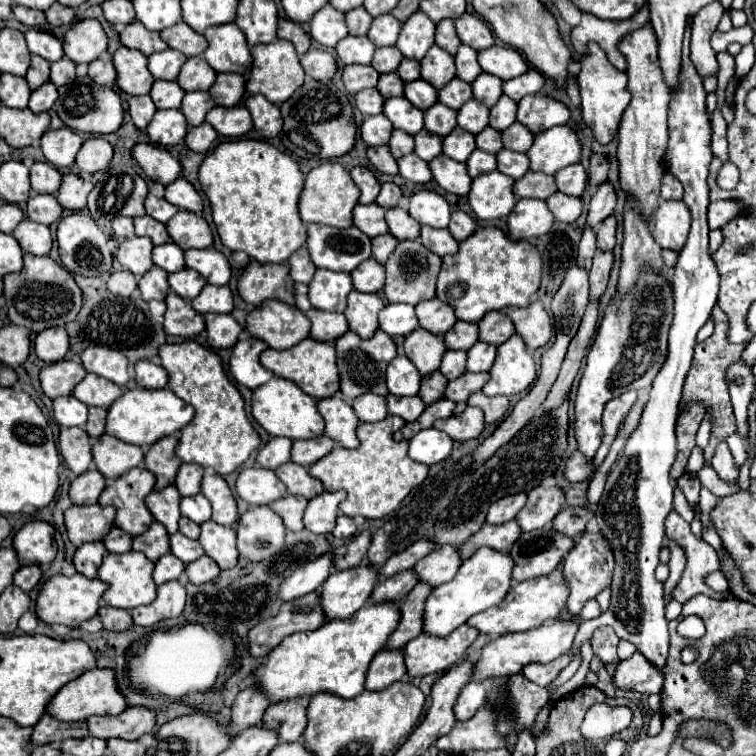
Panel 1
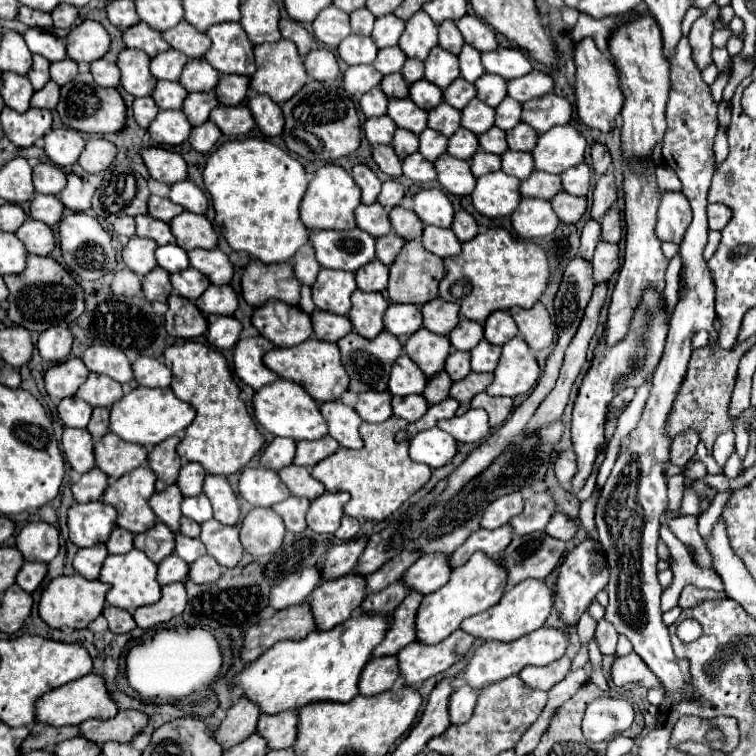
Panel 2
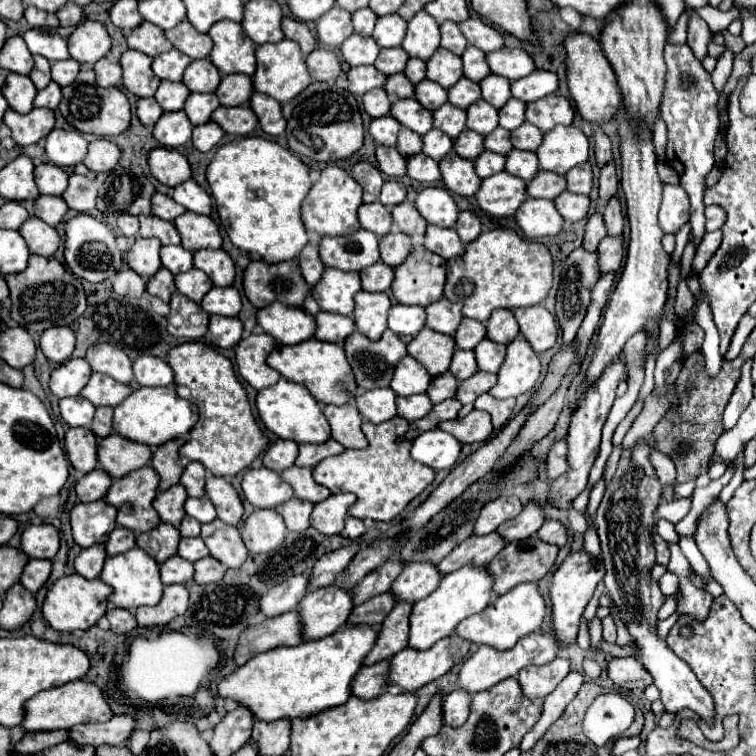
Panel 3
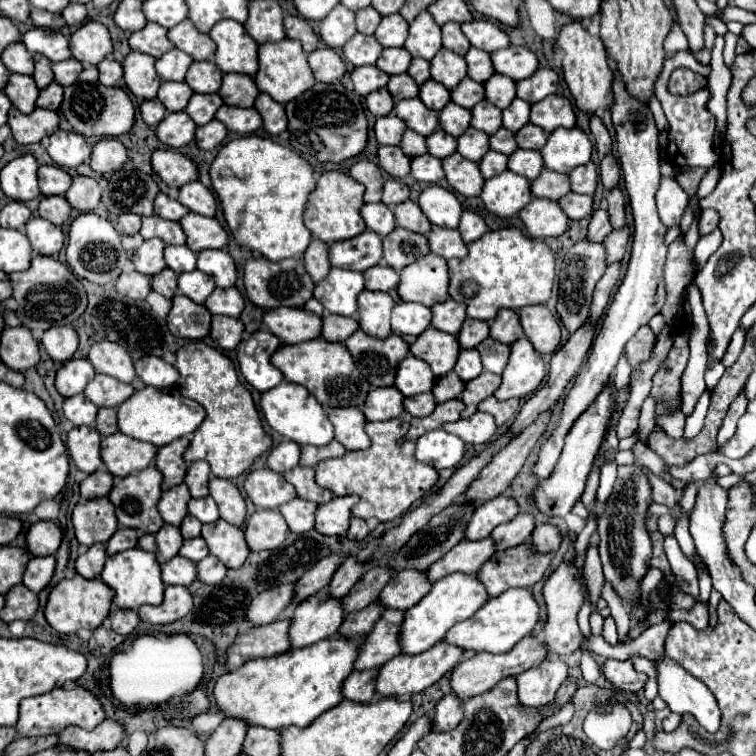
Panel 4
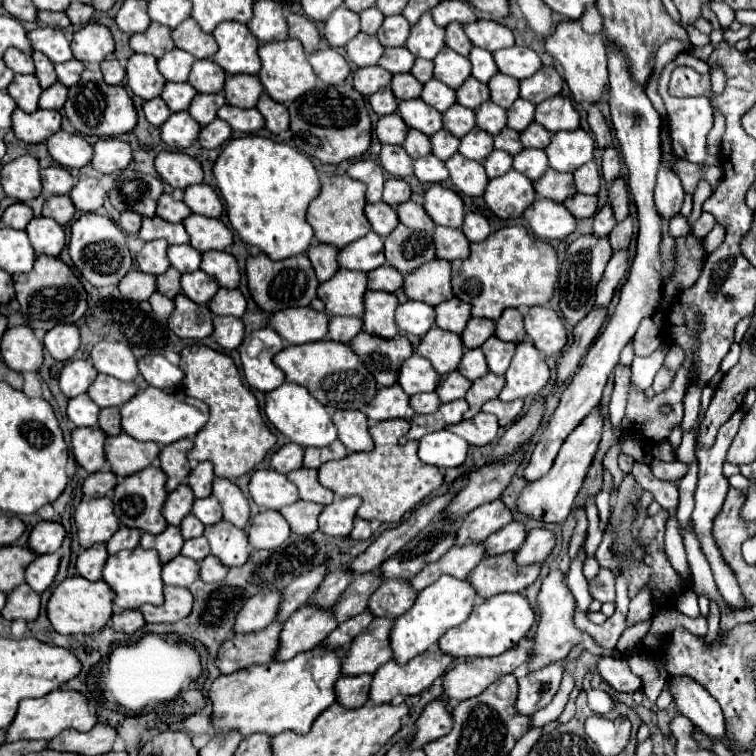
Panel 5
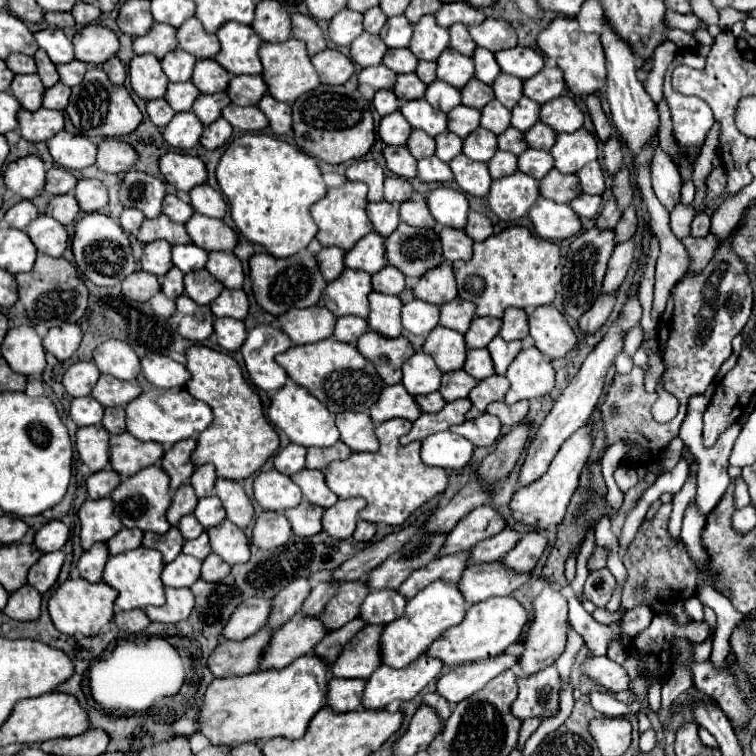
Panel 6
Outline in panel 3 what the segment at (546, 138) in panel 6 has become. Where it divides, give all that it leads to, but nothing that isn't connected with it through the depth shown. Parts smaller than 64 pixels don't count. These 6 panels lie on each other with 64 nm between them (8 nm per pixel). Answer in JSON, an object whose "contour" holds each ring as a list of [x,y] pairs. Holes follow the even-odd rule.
{"contour":[[[524,122],[520,128],[516,128],[510,134],[510,140],[512,140],[512,146],[518,150],[536,150],[540,146],[542,136],[544,134],[536,126],[532,126],[530,122]]]}

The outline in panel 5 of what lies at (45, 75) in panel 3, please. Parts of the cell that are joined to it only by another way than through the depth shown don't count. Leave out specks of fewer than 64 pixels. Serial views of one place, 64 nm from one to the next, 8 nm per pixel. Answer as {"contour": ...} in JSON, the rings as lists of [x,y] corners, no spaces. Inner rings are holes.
{"contour":[[[32,52],[34,64],[36,64],[36,78],[40,80],[40,88],[48,88],[52,82],[56,82],[54,64],[40,52]]]}

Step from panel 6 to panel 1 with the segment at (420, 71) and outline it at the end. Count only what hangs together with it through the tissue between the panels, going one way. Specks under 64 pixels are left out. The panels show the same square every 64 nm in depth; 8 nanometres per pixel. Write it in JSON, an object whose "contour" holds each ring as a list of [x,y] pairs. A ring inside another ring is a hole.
{"contour":[[[404,58],[404,60],[400,62],[400,68],[396,70],[396,74],[398,74],[400,80],[404,80],[404,82],[418,80],[418,78],[420,78],[420,62],[418,62],[418,60],[408,60],[408,58]]]}

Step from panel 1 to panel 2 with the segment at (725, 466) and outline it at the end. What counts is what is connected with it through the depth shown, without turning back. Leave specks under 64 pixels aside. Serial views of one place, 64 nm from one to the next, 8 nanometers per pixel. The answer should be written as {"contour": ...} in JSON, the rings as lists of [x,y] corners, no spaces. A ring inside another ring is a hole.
{"contour":[[[726,432],[726,434],[720,434],[716,438],[716,444],[714,444],[714,452],[712,452],[712,458],[720,464],[720,468],[726,466],[730,454],[734,452],[734,432]]]}

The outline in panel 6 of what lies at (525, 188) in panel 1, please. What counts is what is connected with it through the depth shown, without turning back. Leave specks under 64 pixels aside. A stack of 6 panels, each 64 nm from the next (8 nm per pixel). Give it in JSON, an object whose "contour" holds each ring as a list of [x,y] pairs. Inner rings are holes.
{"contour":[[[552,168],[540,180],[540,194],[548,200],[566,204],[566,202],[574,200],[578,194],[582,194],[582,188],[580,188],[576,174],[562,174],[556,168]]]}

